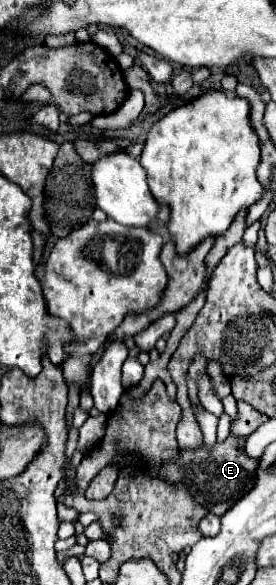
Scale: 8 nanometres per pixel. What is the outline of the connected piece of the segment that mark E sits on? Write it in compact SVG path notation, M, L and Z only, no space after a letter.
M228 436L224 442L216 442L212 448L200 446L194 450L178 450L176 460L166 460L156 472L158 478L166 480L166 484L182 484L190 490L192 498L208 508L212 514L222 516L228 512L236 500L240 500L246 492L250 492L256 484L256 468L260 460L254 460L244 450L244 438Z

